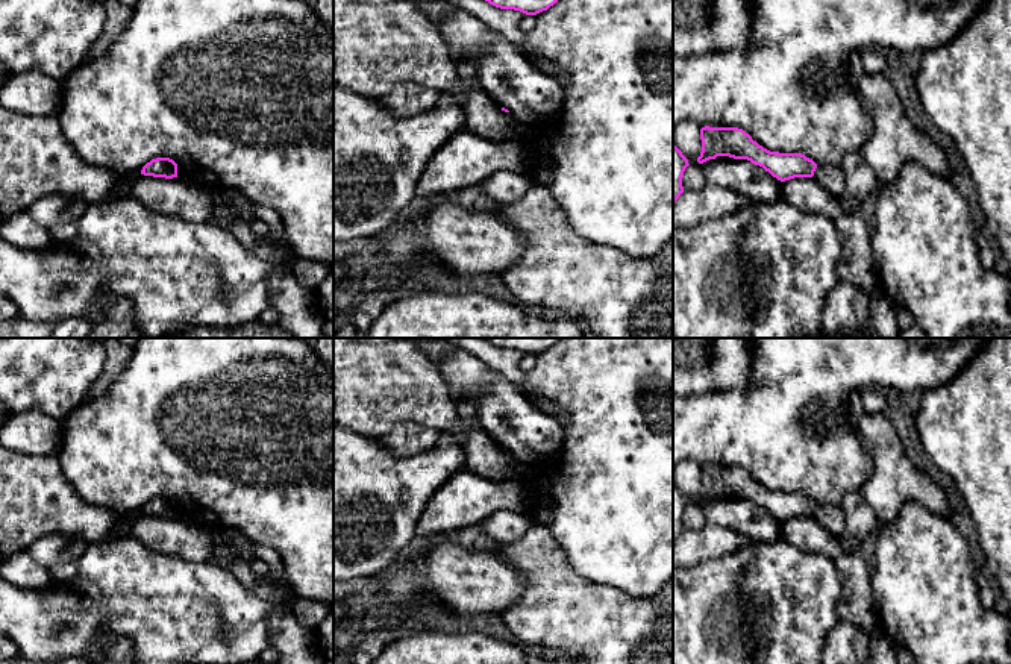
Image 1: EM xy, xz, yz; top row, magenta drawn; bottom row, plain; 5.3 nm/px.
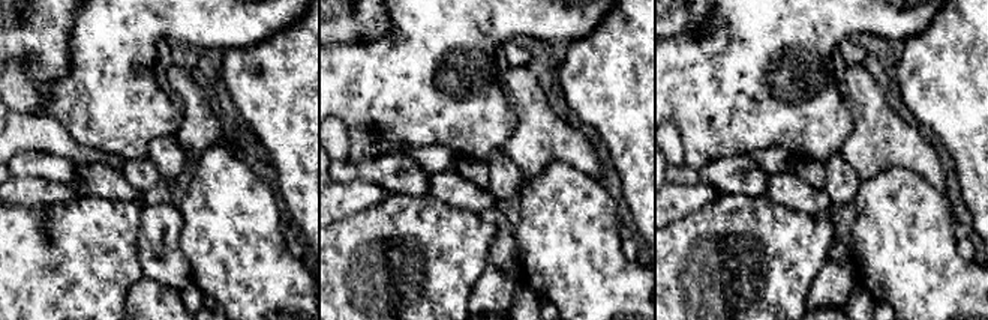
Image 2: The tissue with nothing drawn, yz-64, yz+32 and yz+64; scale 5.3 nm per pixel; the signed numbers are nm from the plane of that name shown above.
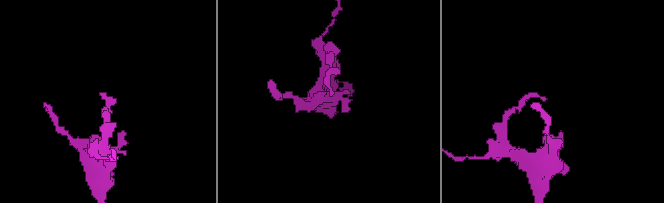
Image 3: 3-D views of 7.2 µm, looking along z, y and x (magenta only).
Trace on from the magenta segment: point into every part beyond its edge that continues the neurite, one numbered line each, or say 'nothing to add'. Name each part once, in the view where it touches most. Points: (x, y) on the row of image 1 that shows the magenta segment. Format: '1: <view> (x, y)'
nothing to add

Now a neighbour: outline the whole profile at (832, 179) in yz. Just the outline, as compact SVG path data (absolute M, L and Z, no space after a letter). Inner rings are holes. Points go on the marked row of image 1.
M817 165L812 177L820 186L837 197L841 197L846 193L846 174L841 167Z

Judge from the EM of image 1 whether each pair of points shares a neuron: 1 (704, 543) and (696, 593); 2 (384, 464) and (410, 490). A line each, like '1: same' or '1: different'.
1: different
2: same

